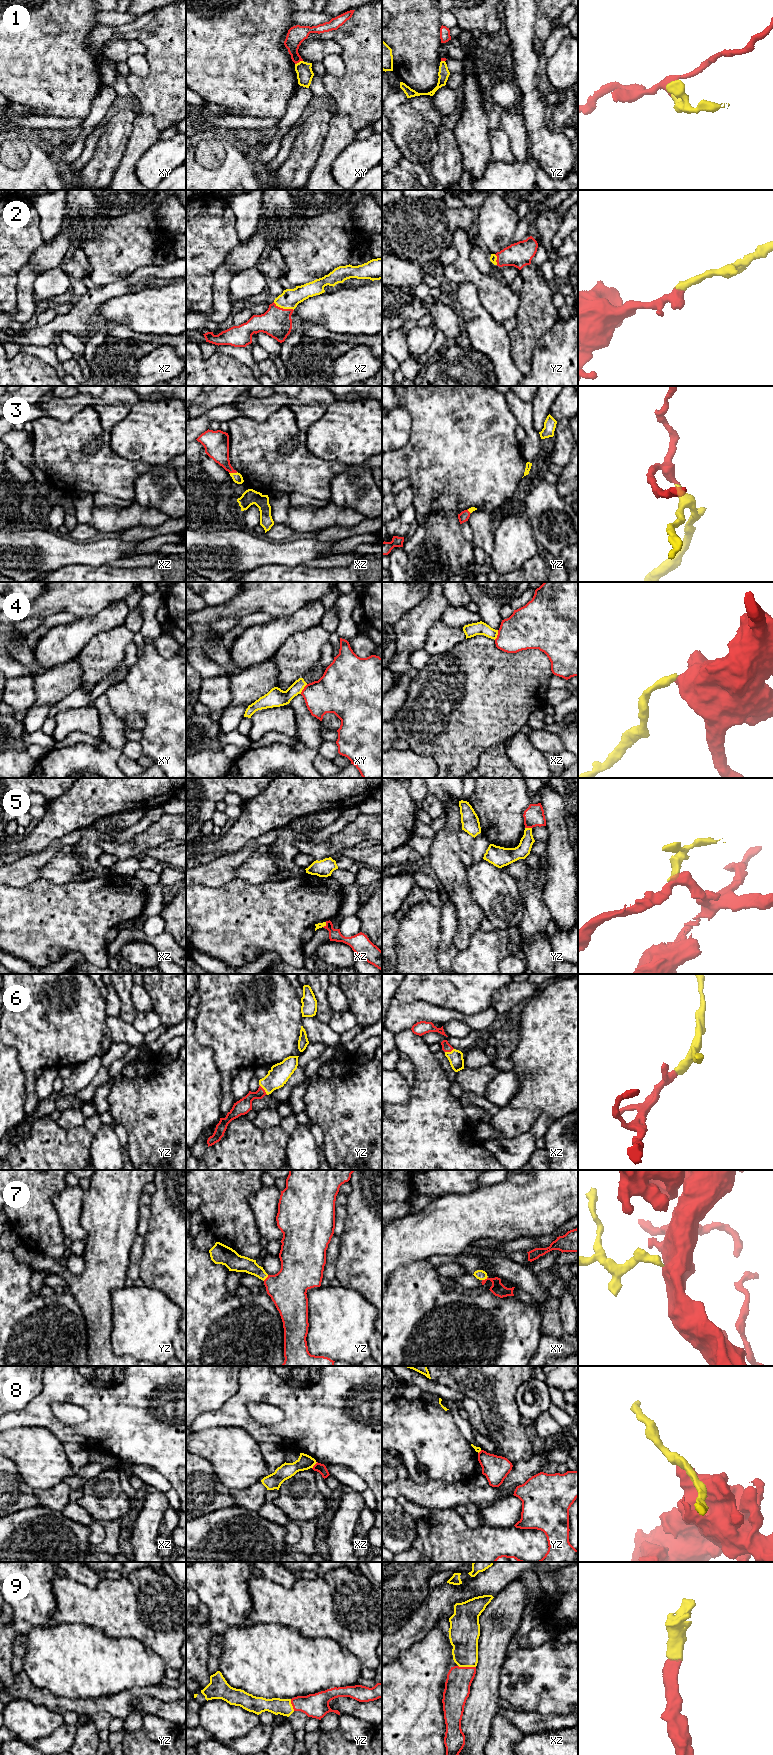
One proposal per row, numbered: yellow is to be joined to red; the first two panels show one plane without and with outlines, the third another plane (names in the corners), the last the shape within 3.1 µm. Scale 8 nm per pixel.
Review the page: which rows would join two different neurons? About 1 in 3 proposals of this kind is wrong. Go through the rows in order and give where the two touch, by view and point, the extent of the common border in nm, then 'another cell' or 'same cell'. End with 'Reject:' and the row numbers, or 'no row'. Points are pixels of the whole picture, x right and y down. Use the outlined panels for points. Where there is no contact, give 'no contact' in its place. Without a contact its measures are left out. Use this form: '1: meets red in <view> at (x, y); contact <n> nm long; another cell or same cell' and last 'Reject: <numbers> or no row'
1: meets red in xy at (298, 62); contact 70 nm long; same cell
2: meets red in xz at (282, 308); contact 180 nm long; same cell
3: meets red in xz at (233, 472); contact 70 nm long; same cell
4: meets red in xy at (303, 689); contact 100 nm long; another cell
5: meets red in yz at (528, 827); contact 60 nm long; another cell
6: meets red in yz at (264, 1090); contact 100 nm long; same cell
7: meets red in xy at (485, 1279); contact 60 nm long; same cell
8: meets red in xz at (314, 1465); contact 70 nm long; another cell
9: meets red in xz at (467, 1667); contact 140 nm long; same cell
Reject: 4, 5, 8

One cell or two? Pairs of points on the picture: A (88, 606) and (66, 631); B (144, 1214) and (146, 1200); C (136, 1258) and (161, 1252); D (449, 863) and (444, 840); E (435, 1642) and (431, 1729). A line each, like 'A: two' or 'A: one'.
A: two
B: one
C: two
D: one
E: one

